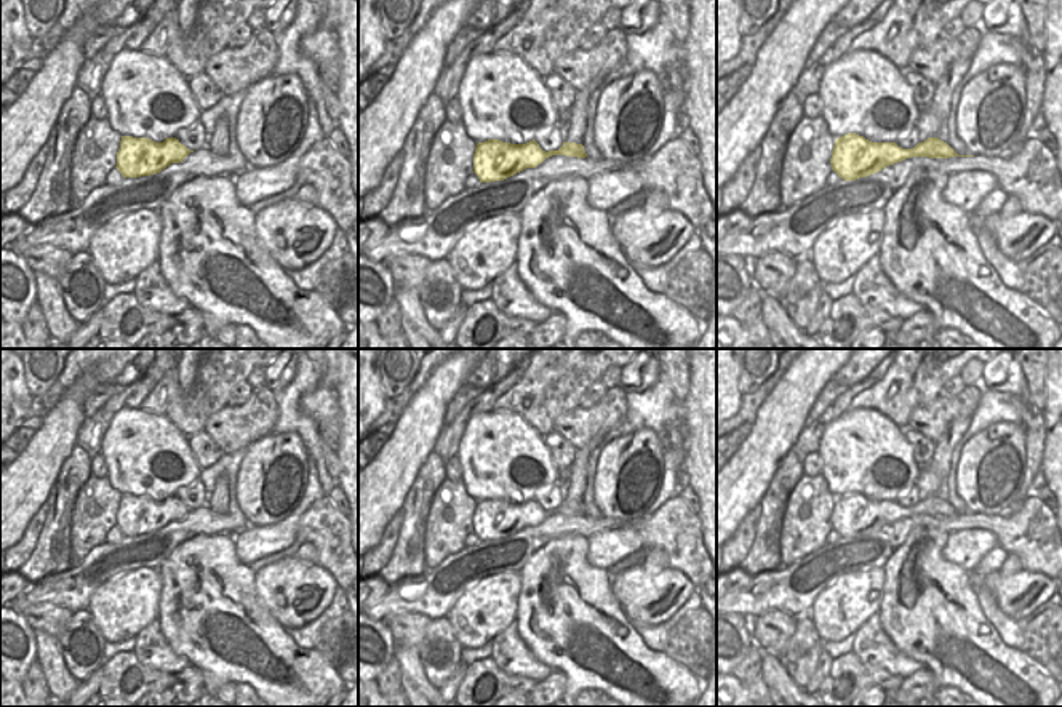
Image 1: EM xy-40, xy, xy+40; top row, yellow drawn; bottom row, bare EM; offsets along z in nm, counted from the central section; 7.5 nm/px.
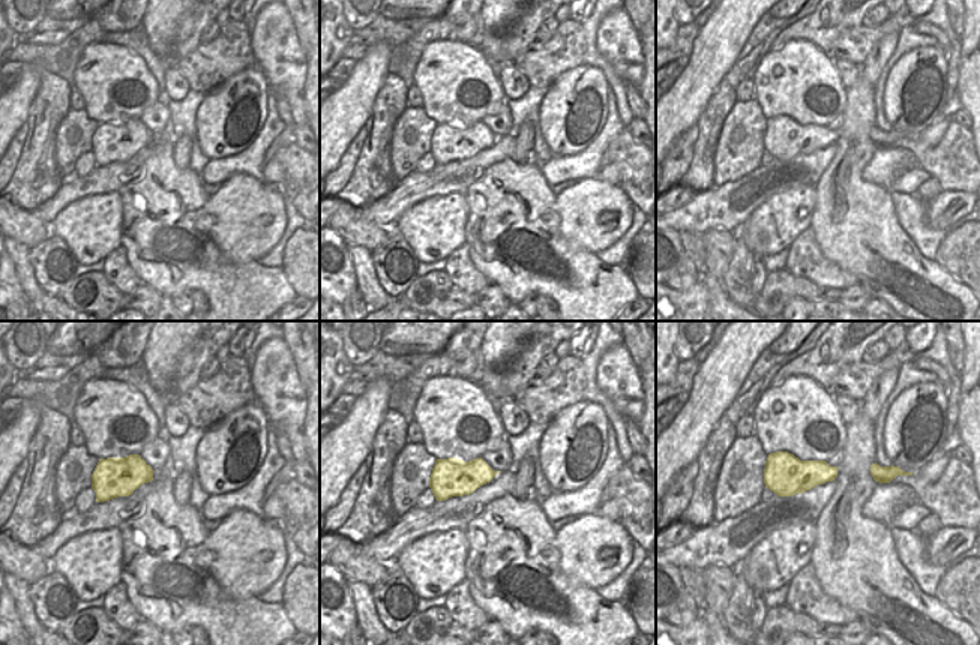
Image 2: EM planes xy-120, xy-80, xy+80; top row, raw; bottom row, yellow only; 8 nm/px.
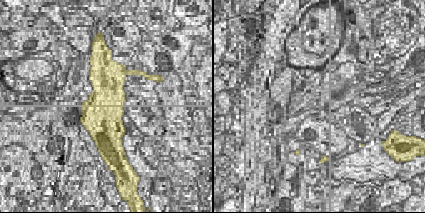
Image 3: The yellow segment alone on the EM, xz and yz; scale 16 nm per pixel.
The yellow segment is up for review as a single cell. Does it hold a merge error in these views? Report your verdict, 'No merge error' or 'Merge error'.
No merge error

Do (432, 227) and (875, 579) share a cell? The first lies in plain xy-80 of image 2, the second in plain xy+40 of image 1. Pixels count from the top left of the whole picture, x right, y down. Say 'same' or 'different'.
same

